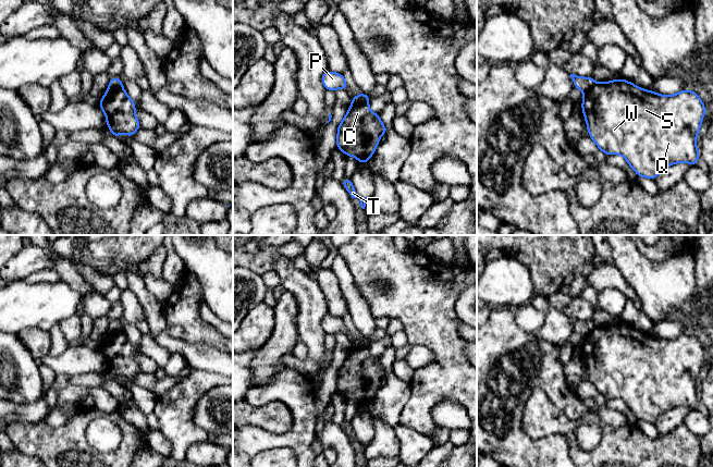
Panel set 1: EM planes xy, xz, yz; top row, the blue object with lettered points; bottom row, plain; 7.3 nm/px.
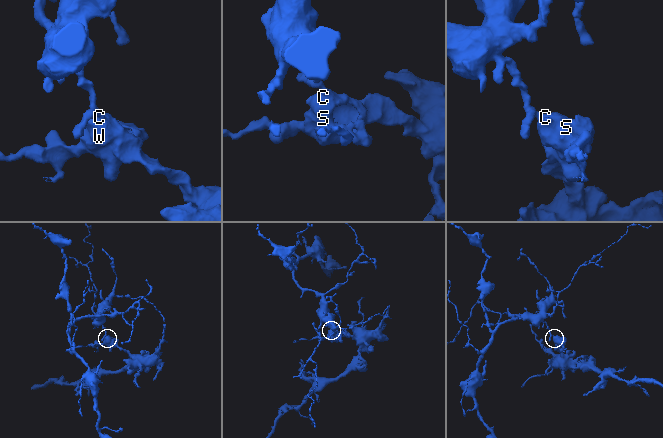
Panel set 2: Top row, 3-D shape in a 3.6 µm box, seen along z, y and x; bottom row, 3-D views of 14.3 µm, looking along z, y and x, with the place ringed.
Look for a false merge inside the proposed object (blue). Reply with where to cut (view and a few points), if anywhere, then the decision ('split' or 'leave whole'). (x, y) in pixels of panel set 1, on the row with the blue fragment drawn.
xz (367, 101), (352, 103) | split

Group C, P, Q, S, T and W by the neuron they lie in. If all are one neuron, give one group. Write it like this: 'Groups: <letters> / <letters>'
Groups: C Q S T W / P

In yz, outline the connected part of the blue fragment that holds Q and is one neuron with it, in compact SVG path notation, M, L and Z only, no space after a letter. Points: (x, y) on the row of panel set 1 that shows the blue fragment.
M619 78L606 83L595 83L585 93L580 103L589 136L594 140L599 150L606 156L622 155L638 177L655 180L662 170L674 163L688 162L691 167L697 167L700 156L696 145L697 135L706 109L696 91L683 89L675 95L660 95Z

